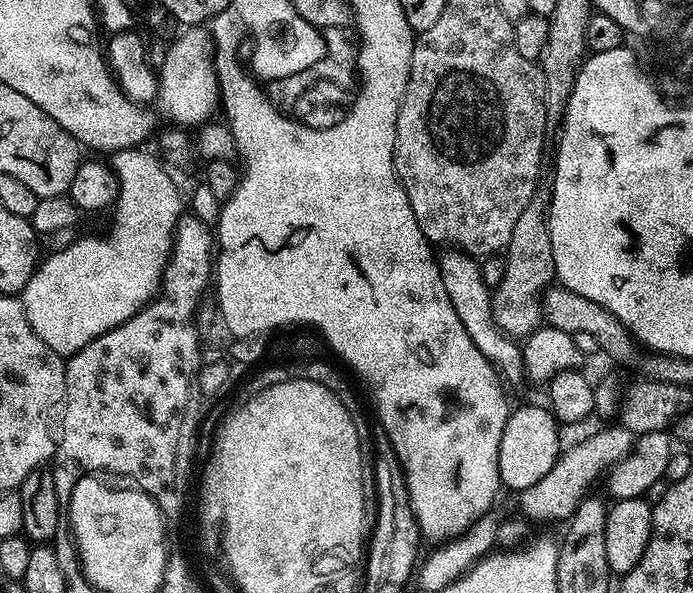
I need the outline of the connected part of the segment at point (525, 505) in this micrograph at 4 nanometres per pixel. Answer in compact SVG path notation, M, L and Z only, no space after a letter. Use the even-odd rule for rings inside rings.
M619 424L604 428L592 436L561 451L561 454L545 478L519 493L518 506L525 519L536 522L560 522L576 512L577 506L589 493L588 488L603 470L609 469L617 460L628 454L634 444L634 434Z

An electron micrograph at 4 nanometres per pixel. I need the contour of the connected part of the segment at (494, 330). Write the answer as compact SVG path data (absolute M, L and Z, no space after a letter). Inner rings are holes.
M448 250L445 256L439 257L440 273L442 274L442 286L446 286L446 294L450 294L450 306L458 314L462 326L466 326L466 334L482 350L482 354L491 364L503 366L503 364L519 365L522 360L522 348L515 339L509 338L497 328L492 321L492 292L483 281L481 261L467 252Z

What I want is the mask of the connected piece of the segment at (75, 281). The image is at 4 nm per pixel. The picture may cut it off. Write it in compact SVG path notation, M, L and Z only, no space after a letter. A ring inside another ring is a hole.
M131 154L127 159L127 168L123 168L120 176L122 194L114 205L116 228L109 230L105 240L72 244L68 252L56 252L52 260L45 259L30 278L26 289L28 320L34 325L38 338L42 338L46 346L57 349L65 358L75 354L78 348L87 346L101 332L114 330L117 324L126 322L145 308L157 295L158 285L164 279L164 268L172 254L174 229L182 215L182 194L174 182L170 182L170 177L164 173L164 167L158 163L155 155Z

